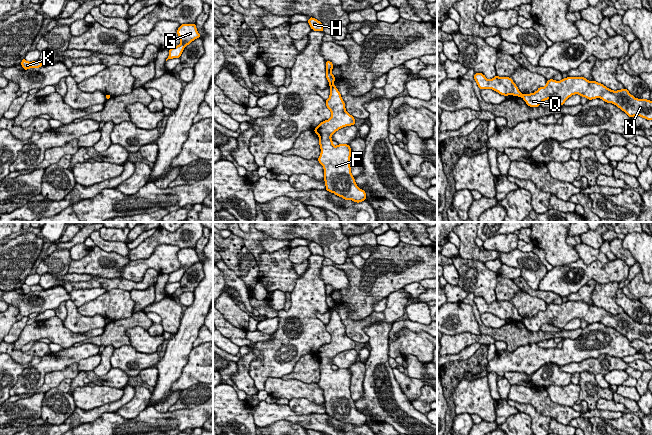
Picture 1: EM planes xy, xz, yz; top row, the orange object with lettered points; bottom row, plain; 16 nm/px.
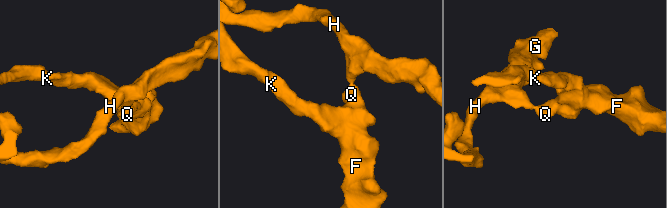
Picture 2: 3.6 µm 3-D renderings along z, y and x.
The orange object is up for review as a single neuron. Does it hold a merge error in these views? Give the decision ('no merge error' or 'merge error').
merge error

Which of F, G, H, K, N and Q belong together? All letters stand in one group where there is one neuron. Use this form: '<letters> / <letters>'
F K N Q / G H

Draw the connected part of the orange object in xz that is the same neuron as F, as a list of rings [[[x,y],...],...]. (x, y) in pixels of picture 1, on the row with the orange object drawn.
[[[330,84],[330,95],[325,101],[331,117],[321,122],[314,132],[319,137],[321,153],[317,159],[324,169],[327,191],[356,203],[366,200],[366,192],[360,189],[351,173],[351,147],[348,144],[333,145],[331,136],[339,129],[355,125],[355,118],[345,108],[340,92]]]

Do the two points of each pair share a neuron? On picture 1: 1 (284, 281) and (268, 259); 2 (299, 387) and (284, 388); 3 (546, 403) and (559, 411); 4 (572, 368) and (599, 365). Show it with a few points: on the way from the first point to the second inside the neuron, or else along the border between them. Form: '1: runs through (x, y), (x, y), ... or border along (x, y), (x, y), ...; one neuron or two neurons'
1: runs through (281, 276), (272, 264); one neuron
2: runs through (295, 388), (288, 388); one neuron
3: runs through (549, 406), (556, 411); one neuron
4: runs through (579, 367), (592, 365); one neuron

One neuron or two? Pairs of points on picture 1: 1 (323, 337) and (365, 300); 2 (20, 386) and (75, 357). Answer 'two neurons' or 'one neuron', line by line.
1: two neurons
2: one neuron

